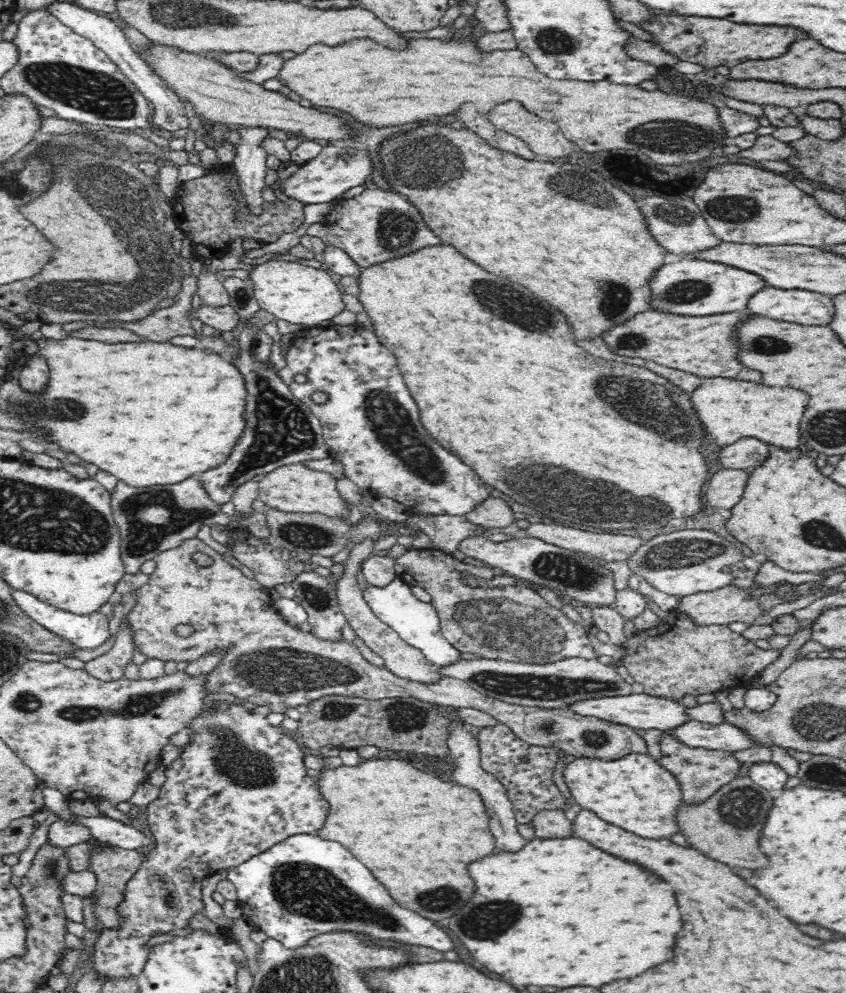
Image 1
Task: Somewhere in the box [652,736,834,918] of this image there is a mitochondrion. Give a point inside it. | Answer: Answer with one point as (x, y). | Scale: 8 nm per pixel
(747, 804)

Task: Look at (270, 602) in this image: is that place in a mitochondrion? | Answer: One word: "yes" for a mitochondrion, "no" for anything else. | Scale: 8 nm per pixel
no

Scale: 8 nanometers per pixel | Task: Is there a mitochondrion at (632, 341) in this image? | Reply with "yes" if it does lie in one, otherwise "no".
yes

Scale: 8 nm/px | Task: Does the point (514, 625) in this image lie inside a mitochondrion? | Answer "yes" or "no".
yes

